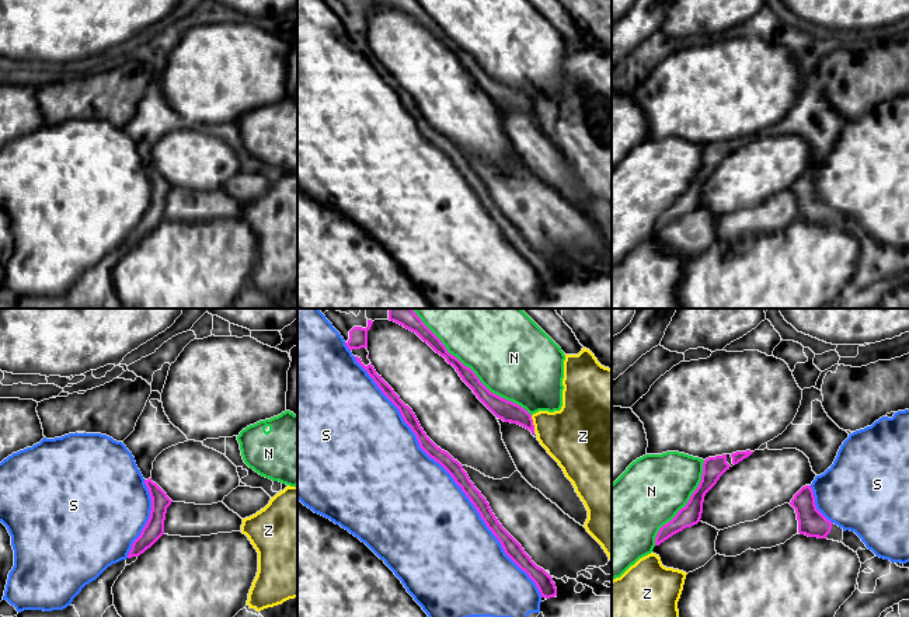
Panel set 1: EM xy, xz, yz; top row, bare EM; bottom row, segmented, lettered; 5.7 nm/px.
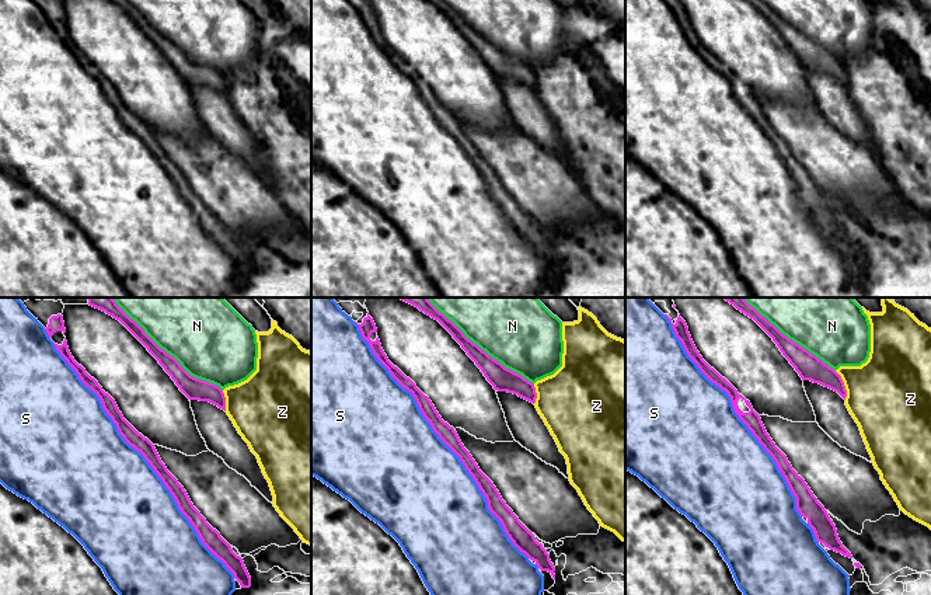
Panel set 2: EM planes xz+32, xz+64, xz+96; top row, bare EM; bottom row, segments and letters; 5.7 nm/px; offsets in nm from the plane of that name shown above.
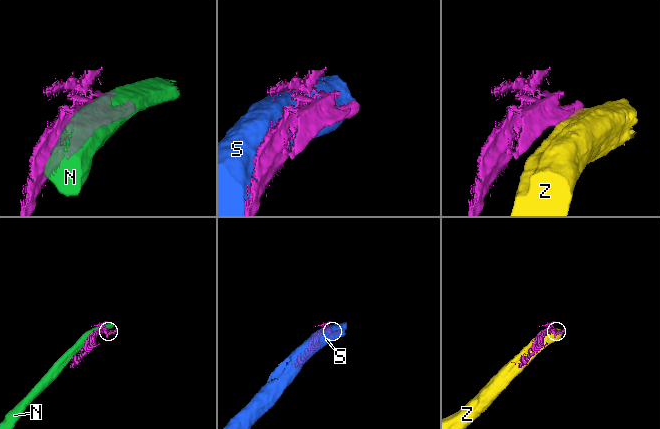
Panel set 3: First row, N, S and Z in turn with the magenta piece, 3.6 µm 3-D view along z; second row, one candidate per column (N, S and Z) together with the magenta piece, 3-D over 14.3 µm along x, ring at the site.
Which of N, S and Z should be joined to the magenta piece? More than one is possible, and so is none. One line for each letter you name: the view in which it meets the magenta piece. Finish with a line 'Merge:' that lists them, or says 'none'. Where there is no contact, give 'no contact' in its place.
Merge: none

